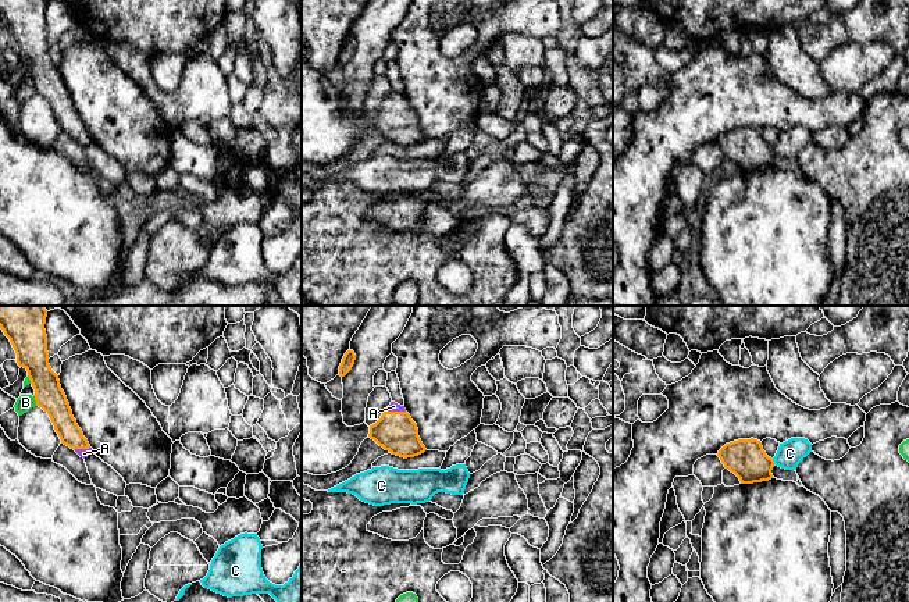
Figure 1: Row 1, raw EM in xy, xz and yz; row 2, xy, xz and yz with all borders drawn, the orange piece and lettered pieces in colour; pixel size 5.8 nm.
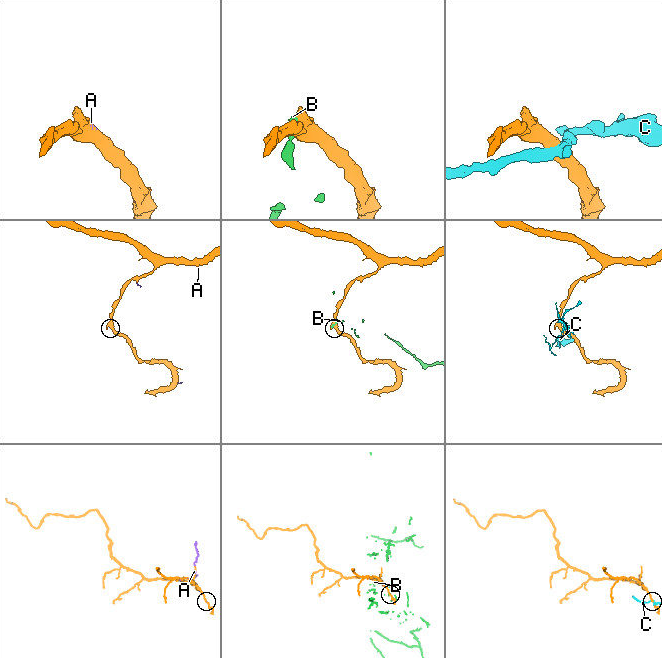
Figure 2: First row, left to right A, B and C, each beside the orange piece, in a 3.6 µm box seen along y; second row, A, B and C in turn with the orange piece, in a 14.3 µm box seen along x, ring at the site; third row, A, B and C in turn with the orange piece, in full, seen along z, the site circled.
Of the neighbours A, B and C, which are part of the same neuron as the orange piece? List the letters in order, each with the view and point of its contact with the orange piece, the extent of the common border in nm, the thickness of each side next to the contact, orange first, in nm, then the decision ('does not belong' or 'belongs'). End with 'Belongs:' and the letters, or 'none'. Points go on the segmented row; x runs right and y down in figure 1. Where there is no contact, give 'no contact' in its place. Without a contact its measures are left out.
A: meets orange in xz at (396, 412); contact 110 nm long; 240 nm thick on the orange side, 50 nm on the other; belongs
B: meets orange in xy at (35, 399); contact 70 nm long; 170 nm thick on the orange side, 100 nm on the other; does not belong
C: meets orange in yz at (773, 462); contact 40 nm long; 220 nm thick on the orange side, 150 nm on the other; does not belong
Belongs: A

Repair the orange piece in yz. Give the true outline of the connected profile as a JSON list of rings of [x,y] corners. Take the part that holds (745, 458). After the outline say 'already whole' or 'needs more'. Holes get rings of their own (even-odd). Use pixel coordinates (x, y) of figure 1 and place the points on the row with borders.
[[[738,439],[726,444],[717,453],[726,469],[734,473],[741,484],[769,481],[773,477],[774,460],[766,455],[758,439]]] | already whole

